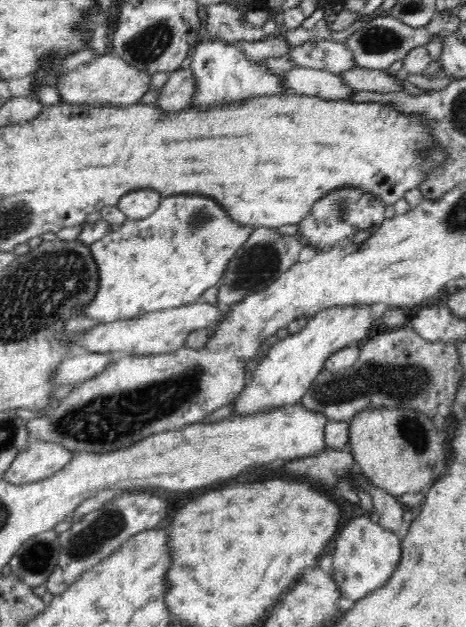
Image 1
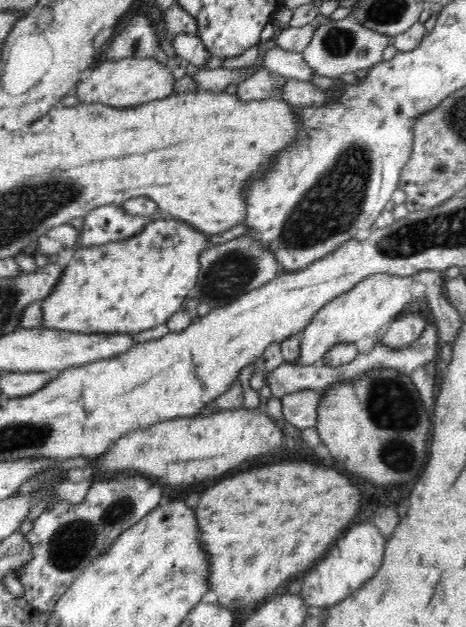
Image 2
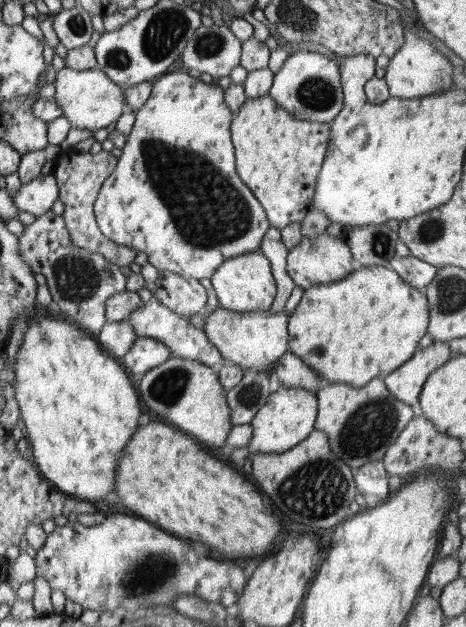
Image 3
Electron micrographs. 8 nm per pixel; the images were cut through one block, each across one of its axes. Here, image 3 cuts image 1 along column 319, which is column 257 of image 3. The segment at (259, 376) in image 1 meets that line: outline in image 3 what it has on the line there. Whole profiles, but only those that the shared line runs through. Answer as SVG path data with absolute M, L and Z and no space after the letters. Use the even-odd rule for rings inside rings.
M222 306L208 313L204 320L204 332L208 340L220 350L225 362L238 365L248 372L268 374L278 358L289 351L288 315L284 312L274 313L271 310L258 312L232 312Z

